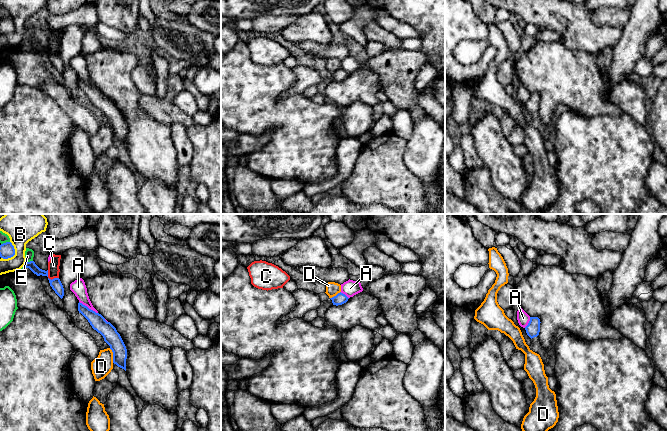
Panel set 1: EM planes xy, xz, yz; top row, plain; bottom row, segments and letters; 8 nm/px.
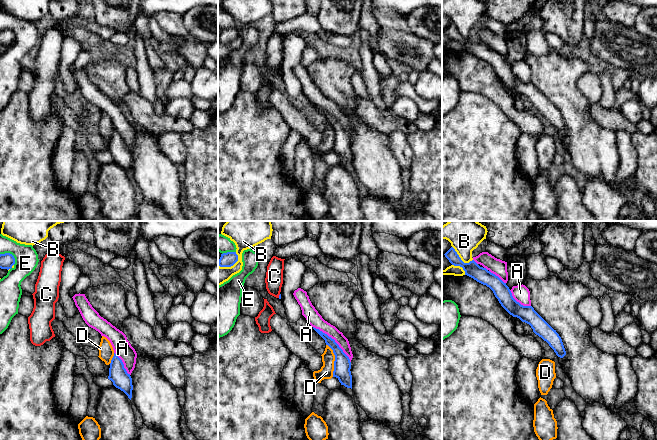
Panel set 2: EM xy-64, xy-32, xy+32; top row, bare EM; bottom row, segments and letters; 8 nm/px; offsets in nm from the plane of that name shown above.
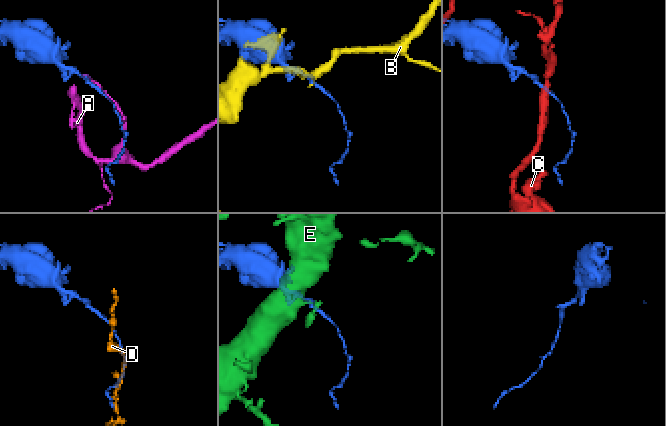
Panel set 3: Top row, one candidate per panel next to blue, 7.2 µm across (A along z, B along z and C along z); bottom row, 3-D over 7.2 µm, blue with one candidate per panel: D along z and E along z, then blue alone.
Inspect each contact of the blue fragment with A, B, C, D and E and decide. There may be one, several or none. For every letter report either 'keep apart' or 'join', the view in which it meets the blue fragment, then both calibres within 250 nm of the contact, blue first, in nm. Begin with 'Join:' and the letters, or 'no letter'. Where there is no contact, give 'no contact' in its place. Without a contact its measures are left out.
Join: no letter
A: keep apart; meets blue in xy; 120 nm thick on the blue side, 120 nm on the other
B: keep apart; meets blue in xy; 120 nm thick on the blue side, 300 nm on the other
C: keep apart; meets blue in xy; 90 nm thick on the blue side, 100 nm on the other
D: keep apart; meets blue in xy; 120 nm thick on the blue side, 160 nm on the other
E: keep apart; meets blue in xy; 70 nm thick on the blue side, 80 nm on the other

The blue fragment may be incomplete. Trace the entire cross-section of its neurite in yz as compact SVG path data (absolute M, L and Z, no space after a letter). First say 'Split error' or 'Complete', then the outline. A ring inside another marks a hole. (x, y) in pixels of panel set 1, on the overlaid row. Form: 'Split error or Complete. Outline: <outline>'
Complete. Outline: M530 317L528 325L525 327L527 335L532 339L537 337L540 332L540 319L538 317Z

